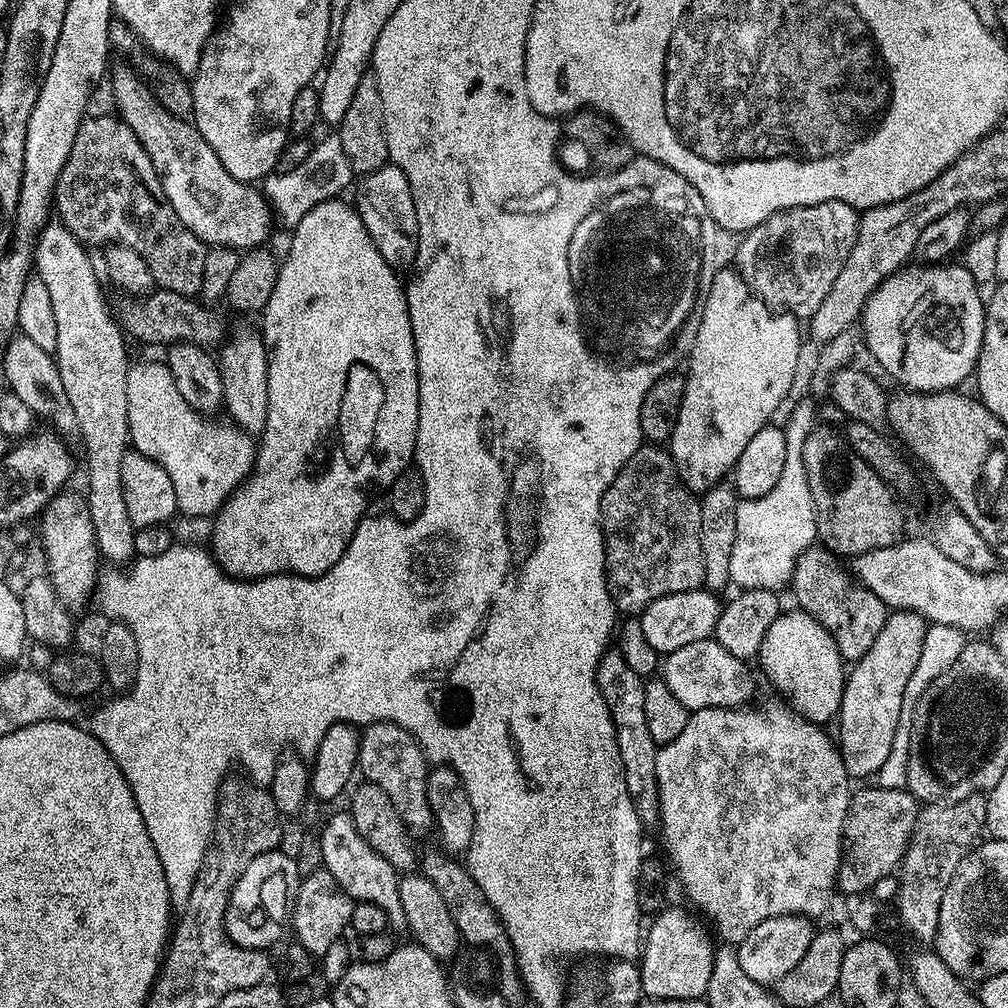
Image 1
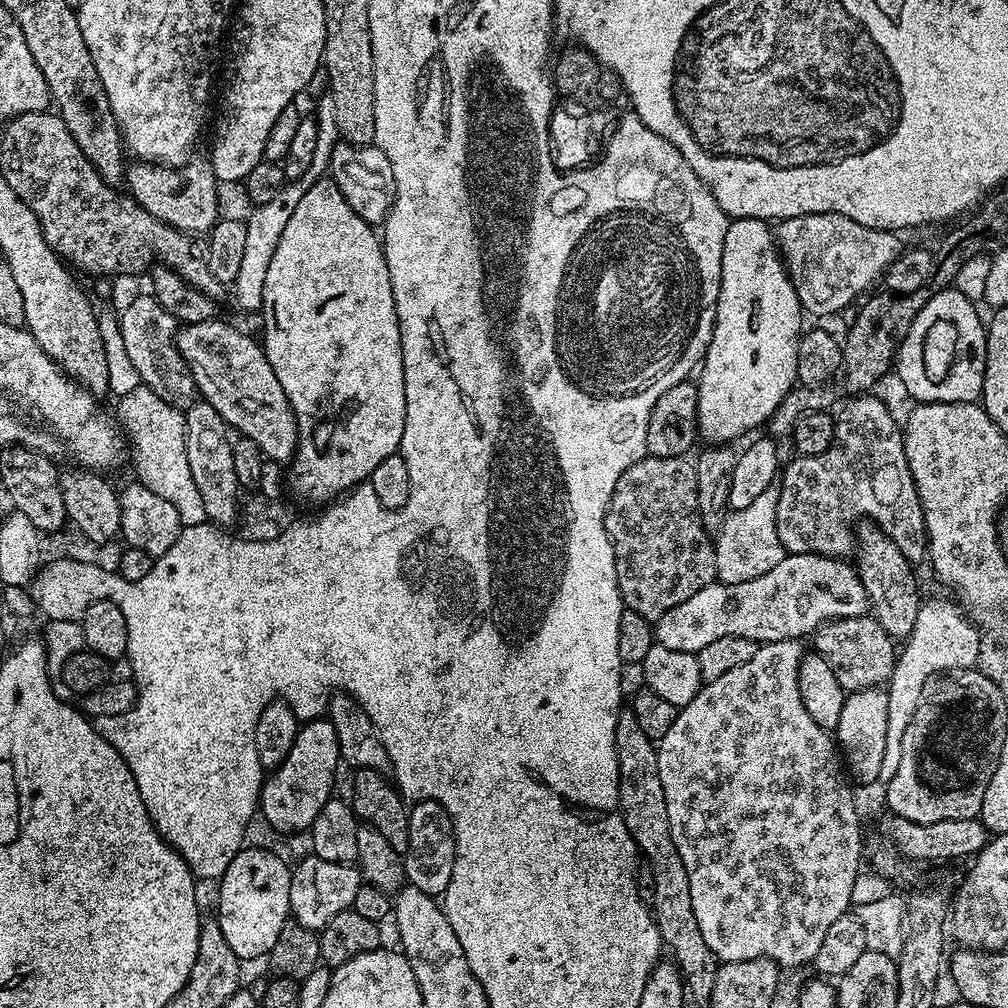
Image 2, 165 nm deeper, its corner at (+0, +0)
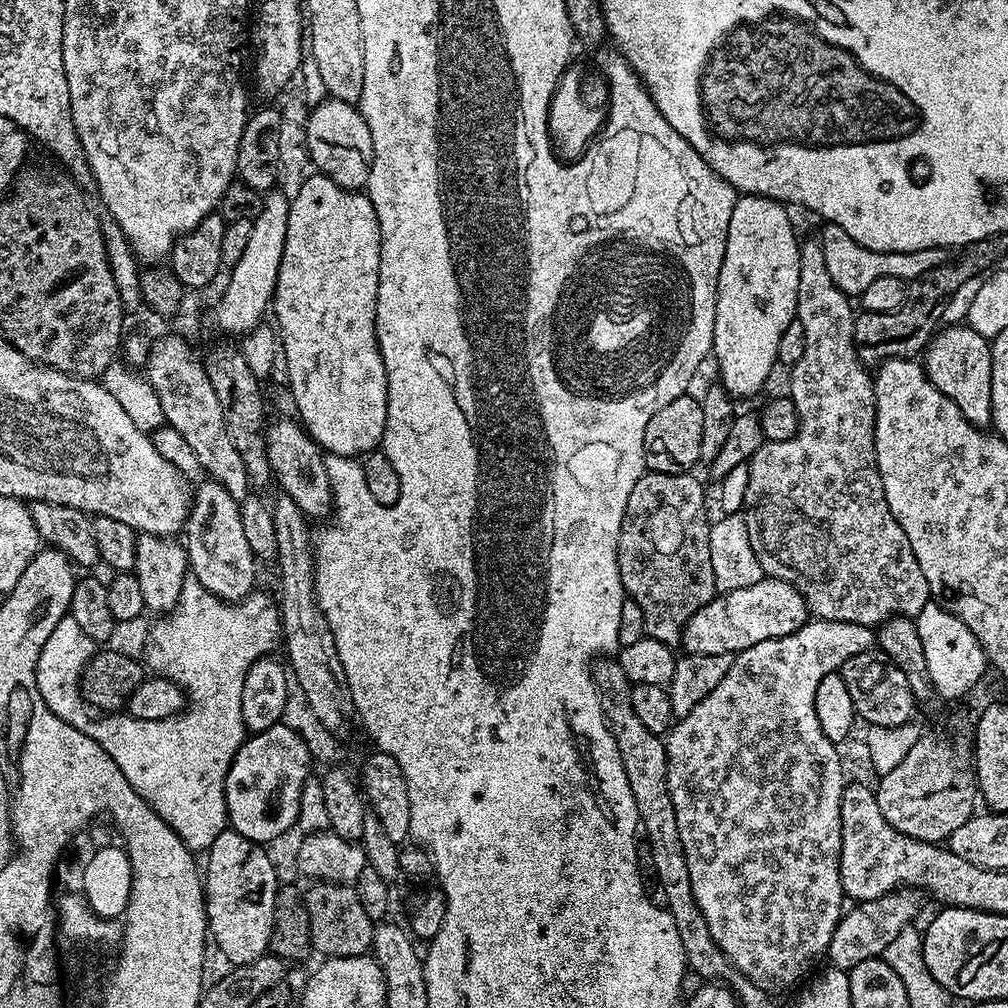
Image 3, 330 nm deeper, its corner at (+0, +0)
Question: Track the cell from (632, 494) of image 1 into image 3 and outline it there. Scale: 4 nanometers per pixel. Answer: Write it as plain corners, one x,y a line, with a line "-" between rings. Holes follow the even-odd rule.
645,471
644,476
634,482
634,490
630,490
618,542
618,570
622,586
631,600
642,606
647,639
669,646
683,641
686,622
718,595
714,566
710,566
710,519
704,513
704,488
694,477
686,472
662,474

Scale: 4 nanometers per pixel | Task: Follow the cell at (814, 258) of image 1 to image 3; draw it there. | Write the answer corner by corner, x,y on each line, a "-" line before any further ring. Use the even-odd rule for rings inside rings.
825,223
823,227
824,233
819,233
818,239
822,246
822,255
826,258
826,270
830,270
830,278
833,282
852,298
859,297
860,293
866,290
866,286
870,286
870,282
874,282
874,278
898,278
905,282
911,282
917,280
922,274
933,272
946,260
946,252
943,248
927,248
913,252
871,252
866,246
854,242
854,238
850,238
850,234
846,234
846,230
842,230
842,226

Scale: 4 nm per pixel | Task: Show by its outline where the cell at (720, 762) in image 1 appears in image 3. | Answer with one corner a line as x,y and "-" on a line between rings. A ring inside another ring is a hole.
809,619
797,632
758,642
758,646
750,646
739,653
733,659
726,678
722,678
722,682
718,682
718,686
714,686
714,690
710,690
710,694
706,694
706,698
702,698
702,702
698,702
688,716
679,717
666,736
670,798
674,802
674,818
678,818
678,834
686,854
686,866
690,866
690,886
694,886
694,898
706,918
706,926
710,926
714,942
718,942
720,949
732,959
732,965
743,976
769,994
777,994
783,988
790,987
795,980
803,981
809,975
808,967
827,953
828,943
846,904
840,881
840,806
846,777
844,764
836,753
839,752
837,745
832,744
830,738
822,734
822,726
818,726
818,714
814,714
814,694
818,694
818,682
822,682
826,674
843,668
854,654
873,651
876,643
877,633
865,624

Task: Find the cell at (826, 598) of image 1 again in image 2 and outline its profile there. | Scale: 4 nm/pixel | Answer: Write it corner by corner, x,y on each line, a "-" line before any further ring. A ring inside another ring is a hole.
875,615
829,620
816,629
815,640
815,655
824,659
830,665
830,670
834,670
834,678
838,678
845,693
879,688
887,685
889,678
892,677
898,648

